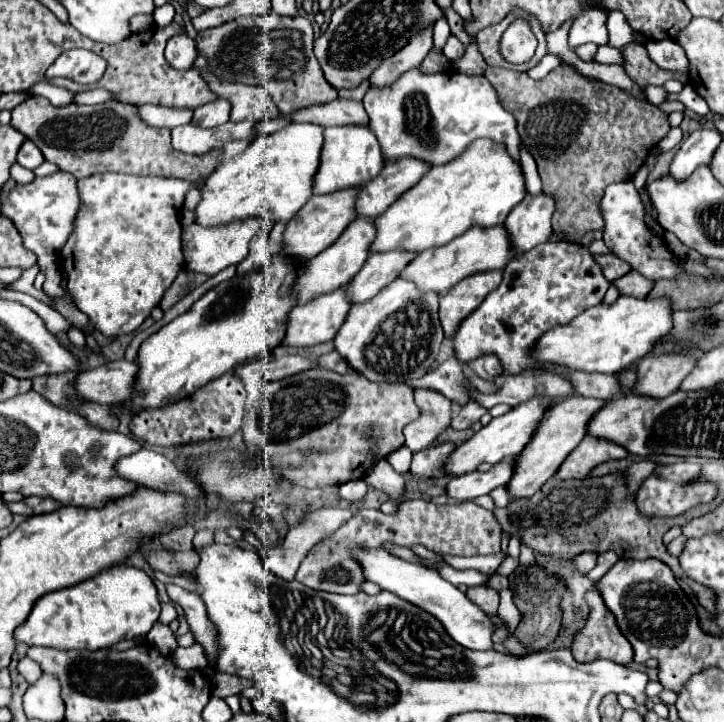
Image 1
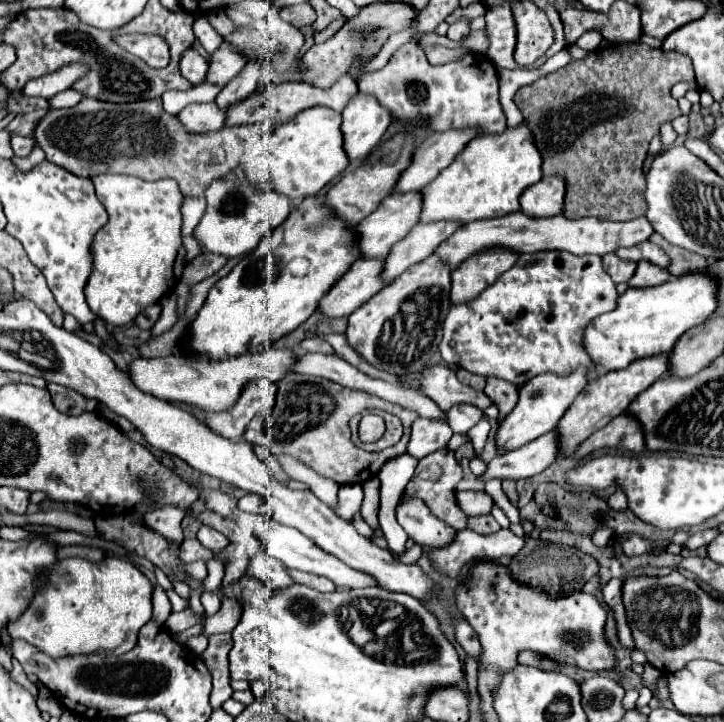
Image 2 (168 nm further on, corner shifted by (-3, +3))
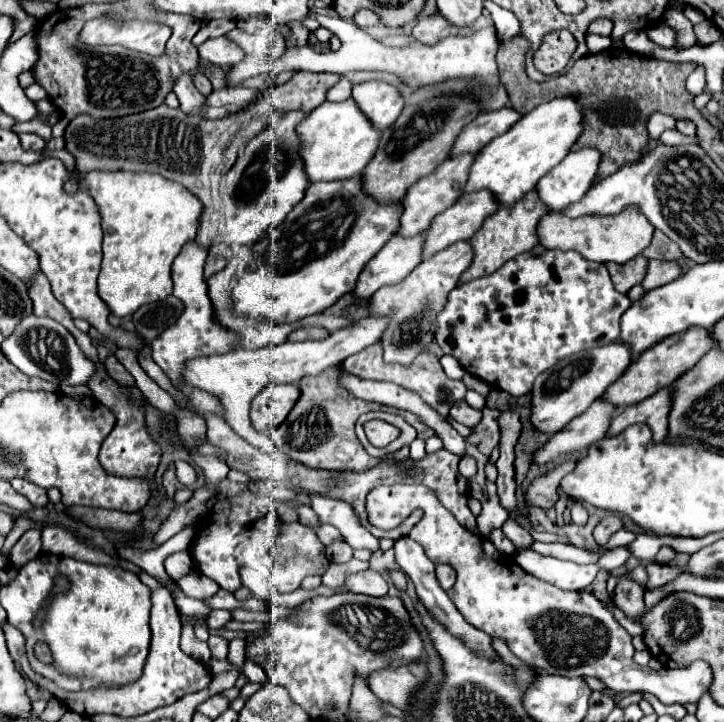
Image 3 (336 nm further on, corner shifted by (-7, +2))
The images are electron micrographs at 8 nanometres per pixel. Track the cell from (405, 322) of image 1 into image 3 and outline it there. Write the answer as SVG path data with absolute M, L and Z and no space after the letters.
M455 242L435 256L423 260L407 278L399 284L383 286L371 296L369 308L373 316L391 316L391 324L385 330L381 344L385 350L385 362L411 364L415 356L429 346L435 338L435 318L445 308L447 294L457 286L459 276L473 262L473 248L469 242Z

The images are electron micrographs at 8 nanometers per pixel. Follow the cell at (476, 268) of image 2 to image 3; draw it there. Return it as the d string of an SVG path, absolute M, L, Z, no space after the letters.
M531 190L527 192L527 196L523 196L523 200L519 200L519 204L511 204L511 208L499 208L493 216L489 216L479 228L479 232L469 240L475 250L475 258L467 272L463 272L461 282L469 282L479 276L489 276L499 270L507 260L535 248L539 244L537 224L545 214L549 214L549 208L539 200L537 192Z

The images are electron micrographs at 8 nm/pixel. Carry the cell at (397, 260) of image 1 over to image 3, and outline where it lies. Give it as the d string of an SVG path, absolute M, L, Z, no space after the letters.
M471 192L471 196L461 196L457 204L447 208L445 212L437 214L427 228L427 238L425 238L425 248L423 248L423 258L431 258L435 252L459 242L459 240L469 240L483 224L483 220L499 210L499 204L491 200L491 192Z

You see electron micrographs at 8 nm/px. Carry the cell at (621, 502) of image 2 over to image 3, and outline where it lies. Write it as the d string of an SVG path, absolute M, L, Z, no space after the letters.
M609 516L609 518L601 520L599 526L593 530L593 538L595 538L595 542L597 542L599 546L604 546L605 542L609 540L609 536L615 534L617 530L621 530L621 528L623 528L621 520L619 520L617 516Z

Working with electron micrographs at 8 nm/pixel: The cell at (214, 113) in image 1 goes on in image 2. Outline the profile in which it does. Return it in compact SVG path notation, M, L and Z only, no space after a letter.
M255 61L255 63L247 63L243 67L243 71L231 81L227 83L219 95L215 97L215 103L219 109L227 109L235 103L241 103L243 99L247 99L247 95L253 95L255 89L257 89L257 83L259 83L259 77L265 73L263 71L265 67L261 67L261 61Z

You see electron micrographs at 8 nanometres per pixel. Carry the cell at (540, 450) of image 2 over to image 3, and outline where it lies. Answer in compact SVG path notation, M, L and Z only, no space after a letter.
M595 400L595 404L591 404L591 408L583 412L583 416L577 416L575 420L571 420L571 424L567 424L567 428L549 438L549 442L535 454L535 462L545 464L561 454L589 448L593 442L605 438L615 412L617 406L609 400Z

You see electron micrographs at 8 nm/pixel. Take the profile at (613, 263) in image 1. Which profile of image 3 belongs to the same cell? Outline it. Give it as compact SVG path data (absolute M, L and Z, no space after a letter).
M637 256L627 264L607 262L605 266L607 266L609 274L611 274L615 290L621 292L621 294L627 294L635 284L641 284L645 274L647 274L647 258L643 258L643 256Z

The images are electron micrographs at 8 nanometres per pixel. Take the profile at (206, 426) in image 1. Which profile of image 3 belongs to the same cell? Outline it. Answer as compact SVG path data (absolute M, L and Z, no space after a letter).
M269 384L251 402L251 422L259 432L279 426L299 400L299 384Z

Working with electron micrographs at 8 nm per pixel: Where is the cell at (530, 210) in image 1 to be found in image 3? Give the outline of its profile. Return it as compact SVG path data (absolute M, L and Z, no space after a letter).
M597 148L569 152L563 164L557 164L547 176L543 176L543 180L539 180L539 198L551 208L551 212L561 212L567 204L581 200L597 176L599 160L601 152Z

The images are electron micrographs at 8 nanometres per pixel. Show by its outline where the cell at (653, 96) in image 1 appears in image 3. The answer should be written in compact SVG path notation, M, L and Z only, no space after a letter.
M697 66L697 68L689 74L689 78L687 78L687 90L689 90L693 96L697 96L697 94L701 94L701 92L705 90L705 68L703 68L703 66Z

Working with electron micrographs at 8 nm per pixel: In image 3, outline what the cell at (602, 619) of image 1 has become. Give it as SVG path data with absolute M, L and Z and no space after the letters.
M621 576L621 580L617 582L617 588L615 588L613 604L629 616L639 616L645 610L643 594L645 594L645 588L639 582Z

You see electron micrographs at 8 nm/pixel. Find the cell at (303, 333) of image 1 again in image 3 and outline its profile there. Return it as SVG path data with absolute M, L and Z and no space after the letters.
M395 234L373 256L357 280L355 294L359 298L371 298L379 288L401 282L423 260L423 234L403 238Z

